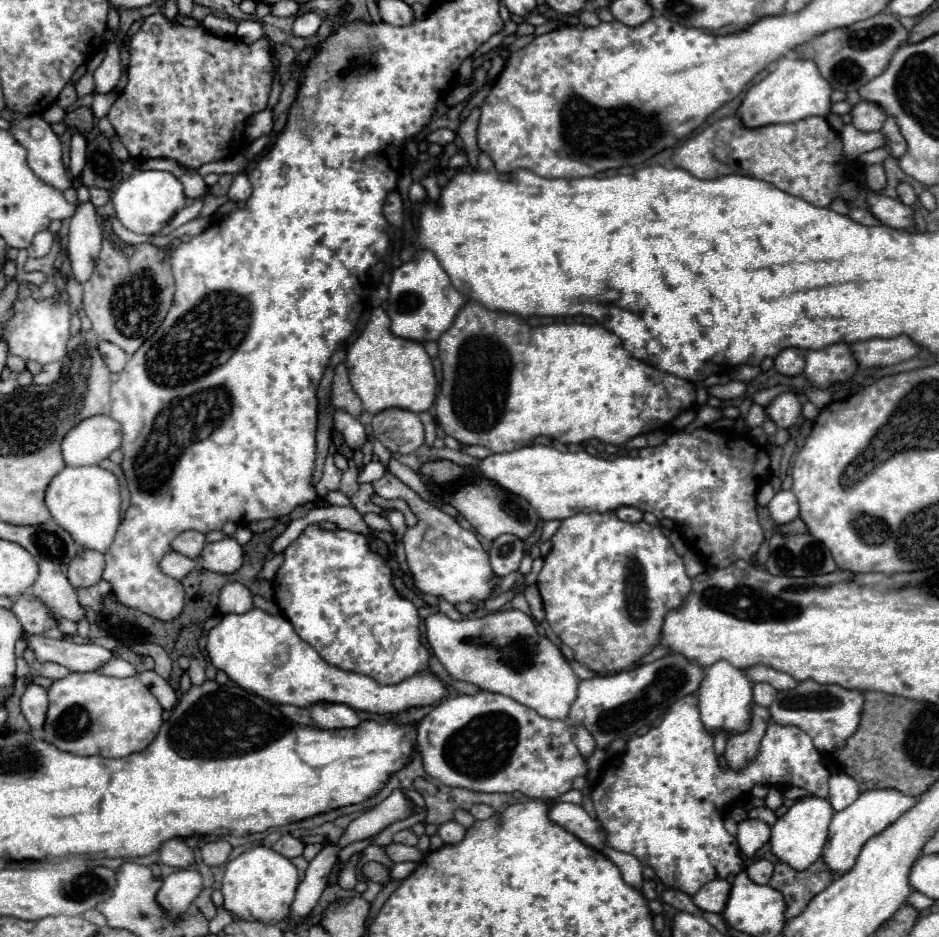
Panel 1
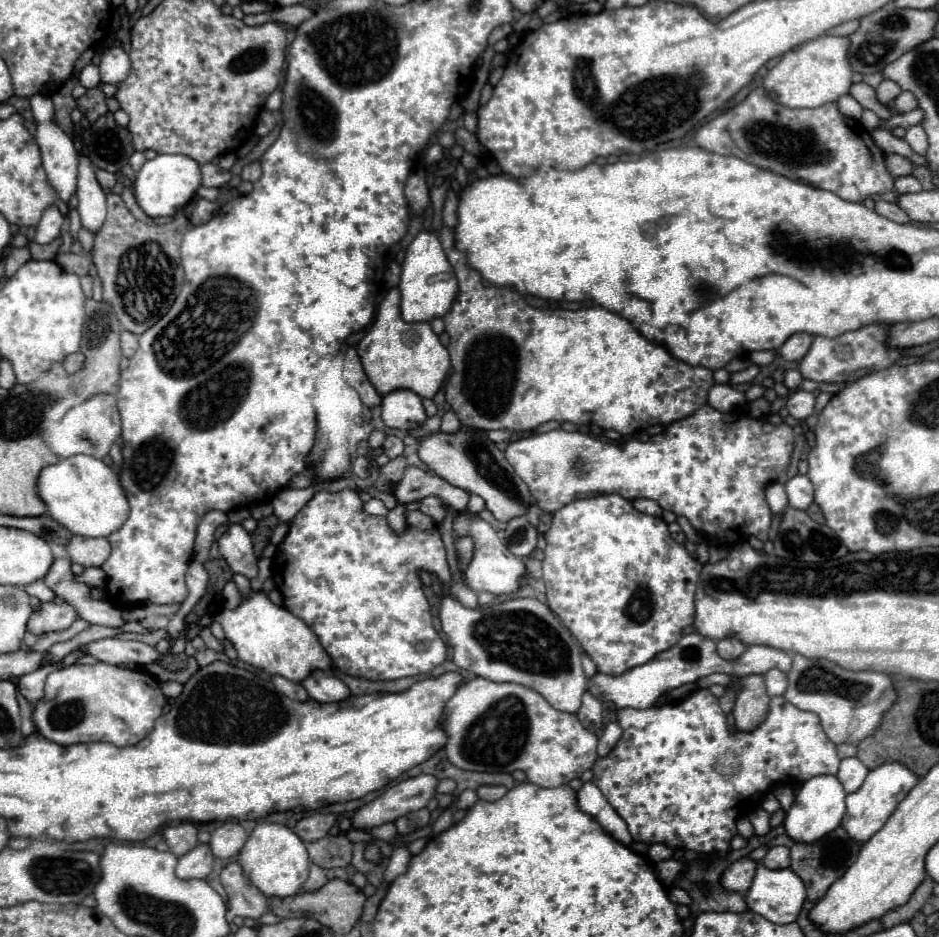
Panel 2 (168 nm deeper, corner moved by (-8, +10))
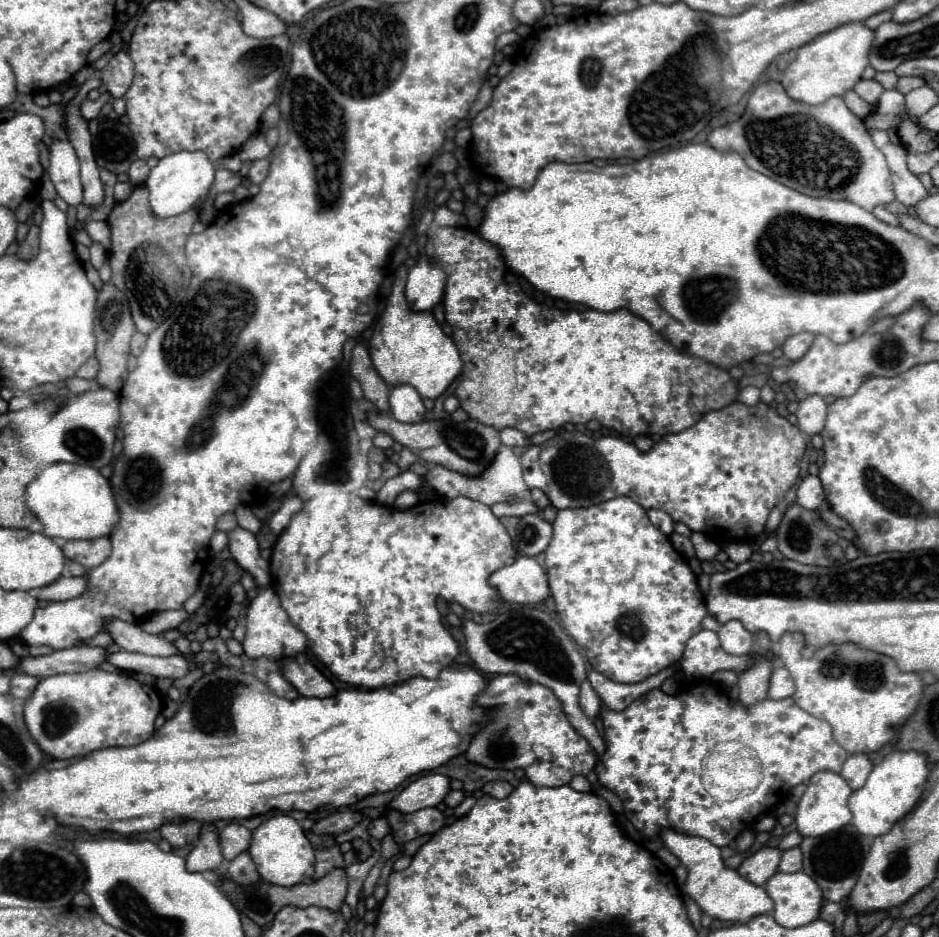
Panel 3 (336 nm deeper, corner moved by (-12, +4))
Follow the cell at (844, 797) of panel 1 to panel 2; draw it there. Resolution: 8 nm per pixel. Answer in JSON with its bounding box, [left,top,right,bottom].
[837,758,867,792]

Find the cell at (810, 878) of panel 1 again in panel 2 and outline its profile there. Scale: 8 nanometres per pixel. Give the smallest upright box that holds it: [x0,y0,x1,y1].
[791,826,861,902]

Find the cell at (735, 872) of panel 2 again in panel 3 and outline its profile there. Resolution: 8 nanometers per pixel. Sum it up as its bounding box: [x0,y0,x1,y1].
[737,846,781,884]

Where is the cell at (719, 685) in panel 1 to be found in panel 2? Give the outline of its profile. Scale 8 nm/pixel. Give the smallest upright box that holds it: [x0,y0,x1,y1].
[717,638,743,658]

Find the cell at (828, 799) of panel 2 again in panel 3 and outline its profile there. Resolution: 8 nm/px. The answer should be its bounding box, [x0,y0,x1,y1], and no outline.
[795,772,851,836]

